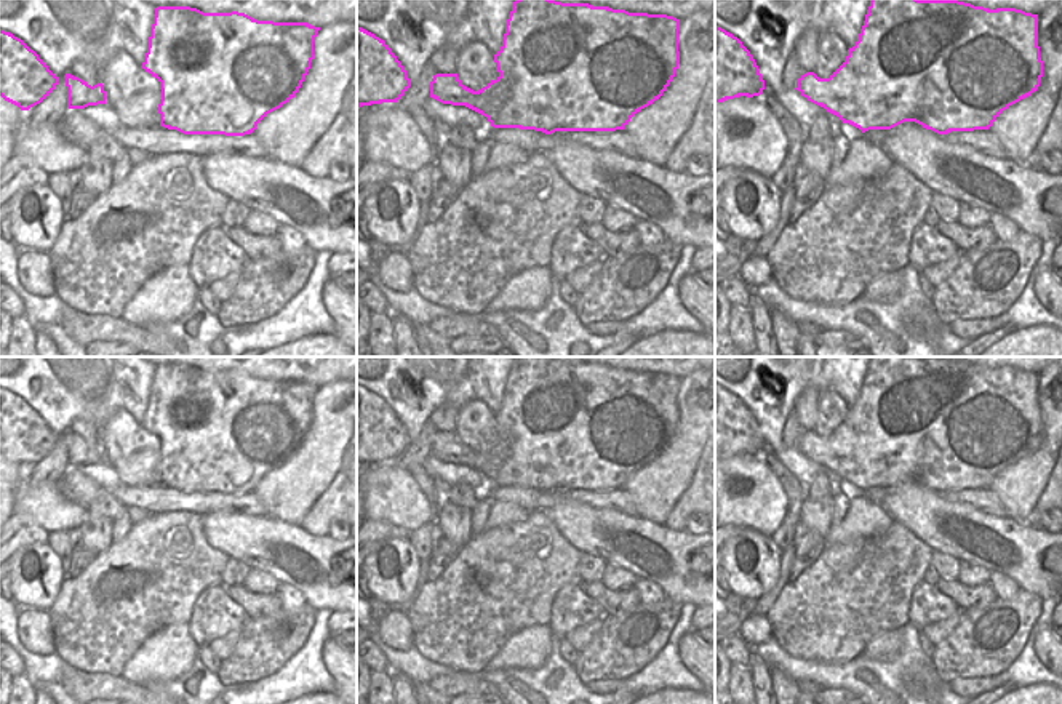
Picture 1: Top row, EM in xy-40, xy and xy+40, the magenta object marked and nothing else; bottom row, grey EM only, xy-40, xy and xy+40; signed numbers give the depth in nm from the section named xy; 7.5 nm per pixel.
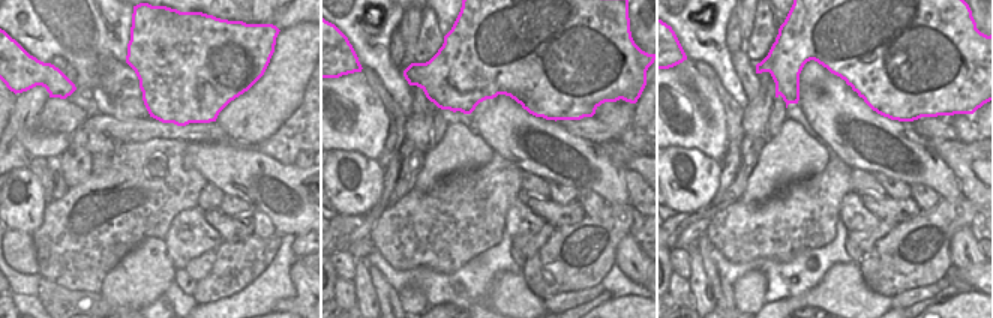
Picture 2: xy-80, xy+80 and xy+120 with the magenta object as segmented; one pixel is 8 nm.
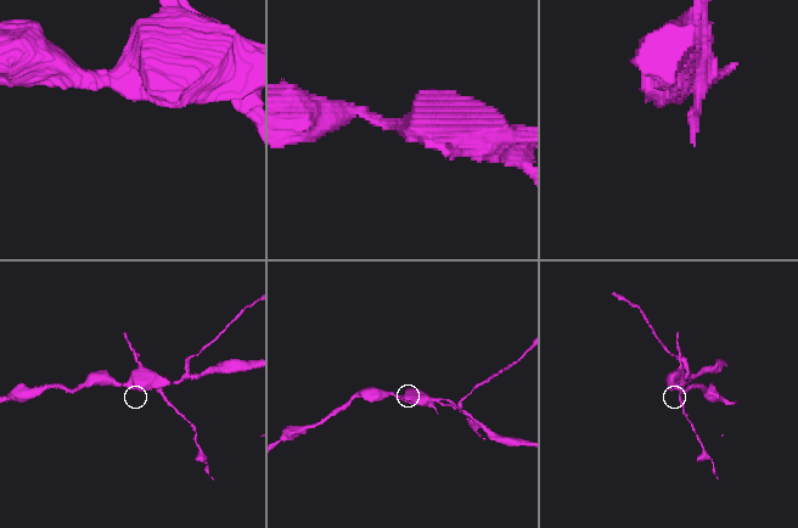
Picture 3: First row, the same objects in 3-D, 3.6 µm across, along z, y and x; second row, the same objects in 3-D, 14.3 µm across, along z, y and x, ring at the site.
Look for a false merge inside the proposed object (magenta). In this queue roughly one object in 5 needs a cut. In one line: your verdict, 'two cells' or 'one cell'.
one cell

